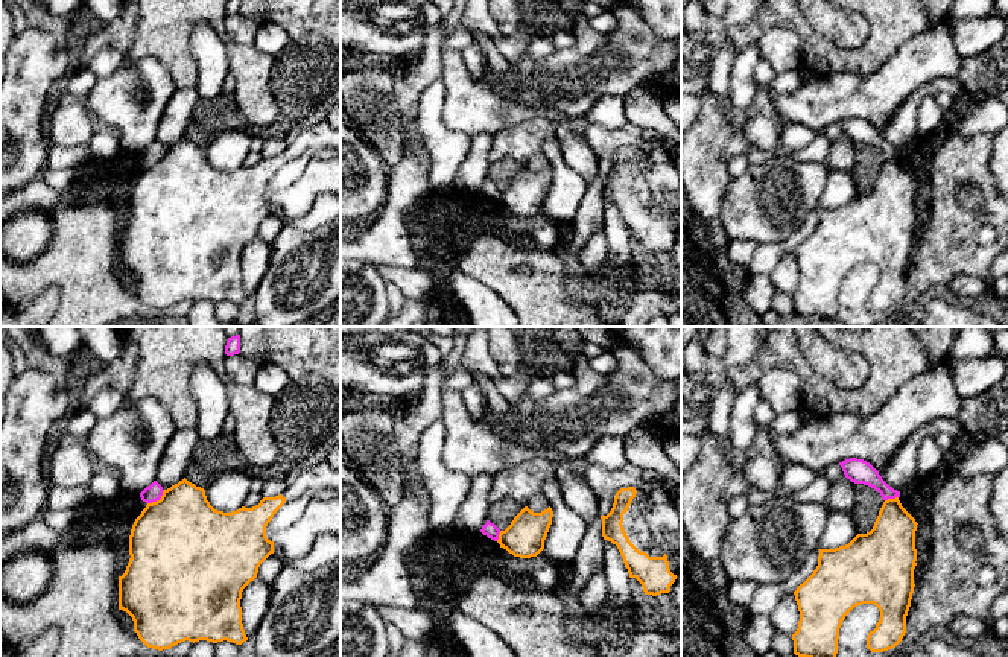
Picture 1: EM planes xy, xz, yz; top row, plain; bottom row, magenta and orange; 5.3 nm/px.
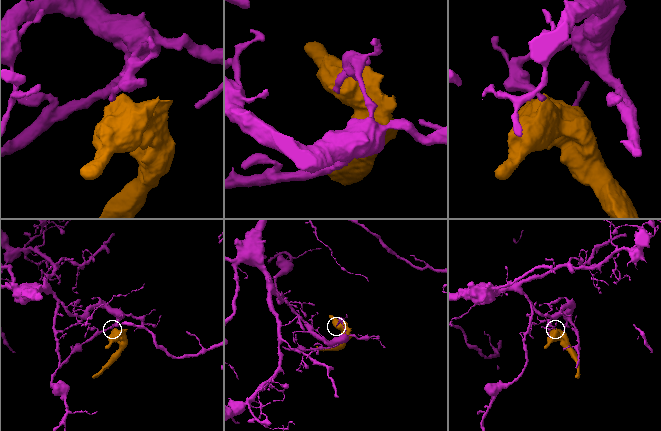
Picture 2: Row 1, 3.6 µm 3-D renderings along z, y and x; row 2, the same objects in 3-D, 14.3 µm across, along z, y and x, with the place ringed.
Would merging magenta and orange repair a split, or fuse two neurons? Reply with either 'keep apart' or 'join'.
keep apart

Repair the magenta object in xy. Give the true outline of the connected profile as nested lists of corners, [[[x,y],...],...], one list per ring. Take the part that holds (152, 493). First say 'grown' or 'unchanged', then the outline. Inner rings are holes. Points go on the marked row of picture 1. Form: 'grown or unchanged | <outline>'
unchanged | [[[154,481],[149,487],[146,487],[141,493],[140,493],[140,497],[143,502],[146,503],[152,503],[152,502],[157,502],[161,499],[163,496],[163,487]]]

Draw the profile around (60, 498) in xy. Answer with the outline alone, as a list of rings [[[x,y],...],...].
[[[49,485],[49,494],[46,499],[46,509],[78,509],[79,506],[91,500],[91,491],[88,485],[79,485],[67,488],[62,485]]]

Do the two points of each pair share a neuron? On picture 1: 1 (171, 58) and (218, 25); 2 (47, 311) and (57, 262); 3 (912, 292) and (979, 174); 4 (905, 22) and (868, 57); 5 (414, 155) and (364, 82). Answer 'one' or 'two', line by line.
1: one
2: two
3: one
4: one
5: two

